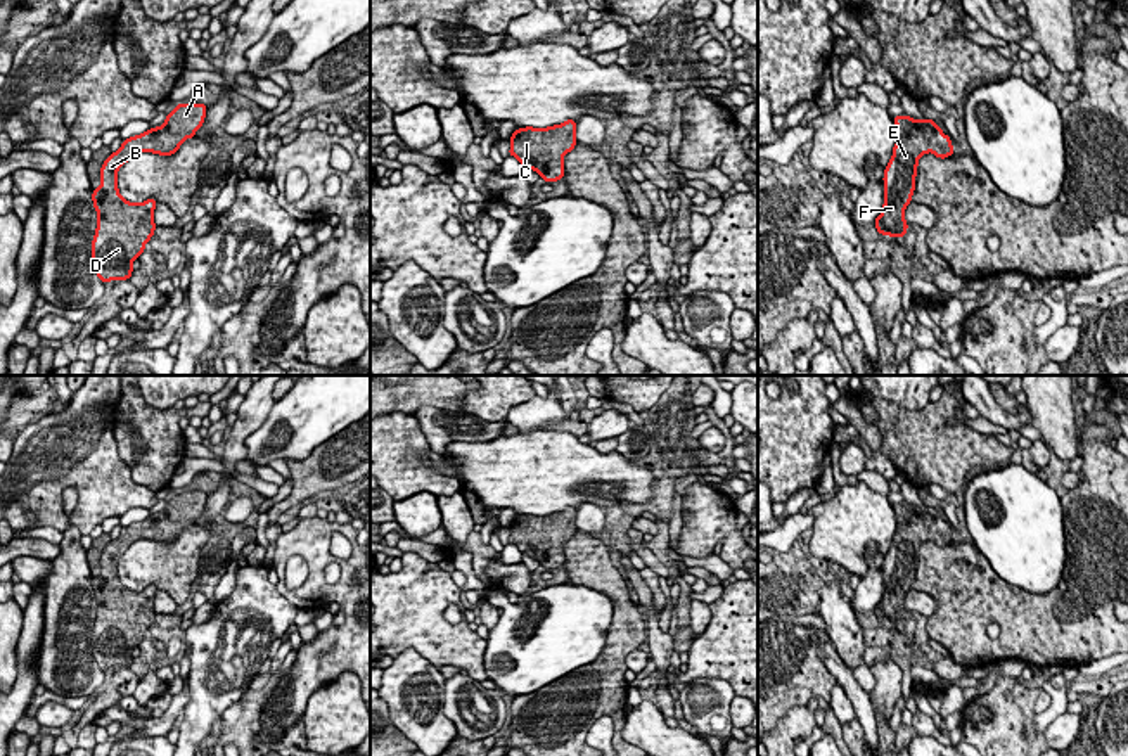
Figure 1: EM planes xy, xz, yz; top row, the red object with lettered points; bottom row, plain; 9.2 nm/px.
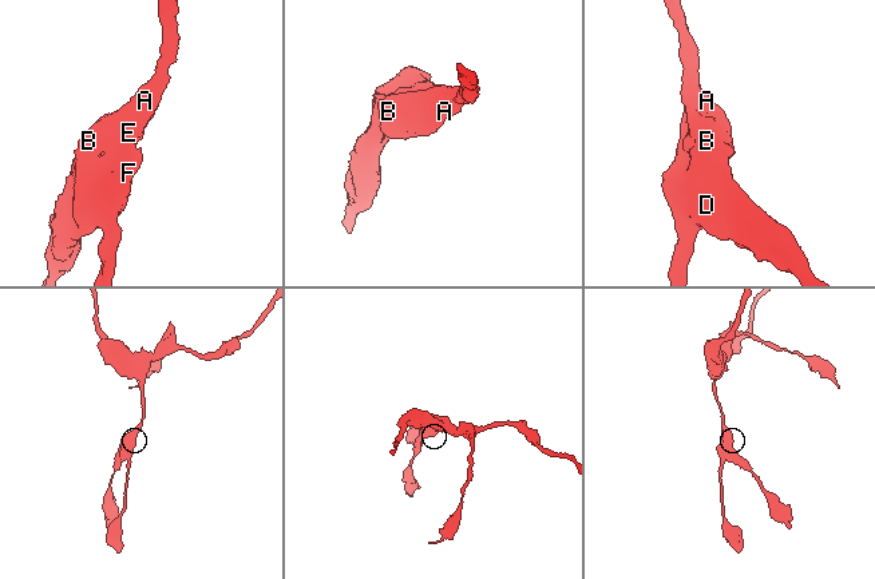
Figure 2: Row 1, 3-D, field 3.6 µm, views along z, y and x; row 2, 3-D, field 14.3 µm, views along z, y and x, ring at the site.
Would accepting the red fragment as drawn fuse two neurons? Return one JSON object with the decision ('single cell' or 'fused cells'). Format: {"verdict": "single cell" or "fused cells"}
{"verdict": "single cell"}

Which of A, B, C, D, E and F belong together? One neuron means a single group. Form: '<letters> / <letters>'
A B C D E F

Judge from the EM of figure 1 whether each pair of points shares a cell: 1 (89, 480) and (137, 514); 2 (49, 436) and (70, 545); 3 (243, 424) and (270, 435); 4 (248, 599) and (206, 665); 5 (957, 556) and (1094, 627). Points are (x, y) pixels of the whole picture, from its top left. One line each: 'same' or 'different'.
1: different
2: different
3: different
4: same
5: same

